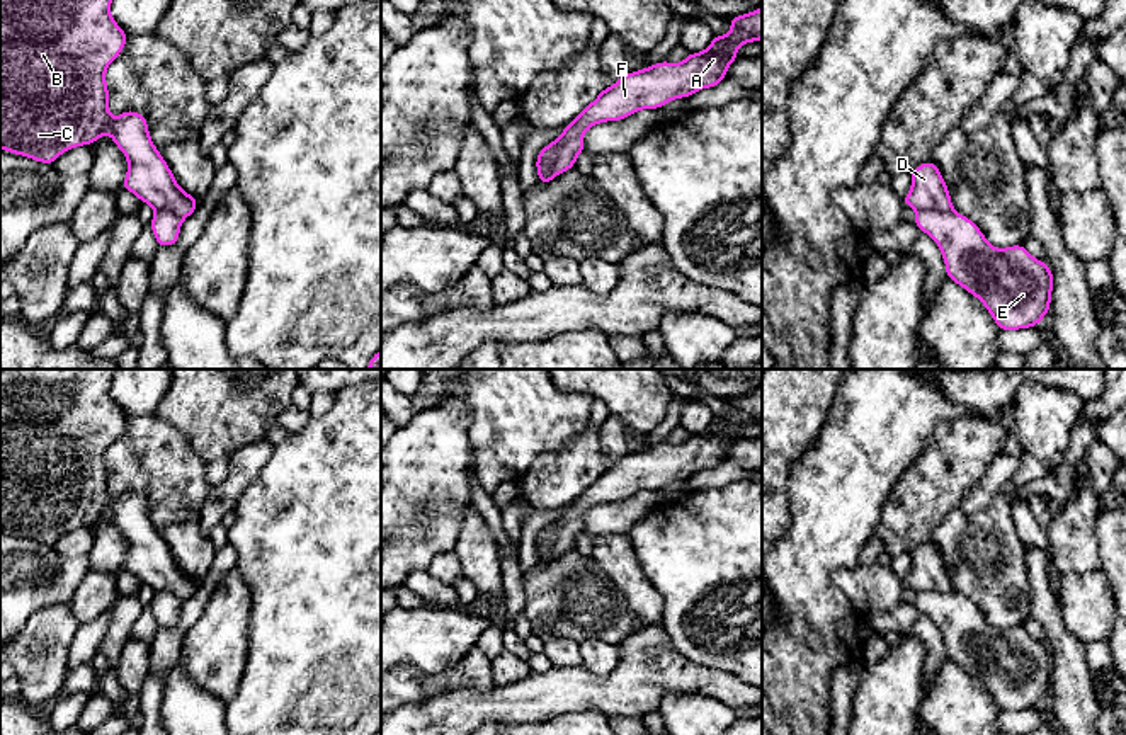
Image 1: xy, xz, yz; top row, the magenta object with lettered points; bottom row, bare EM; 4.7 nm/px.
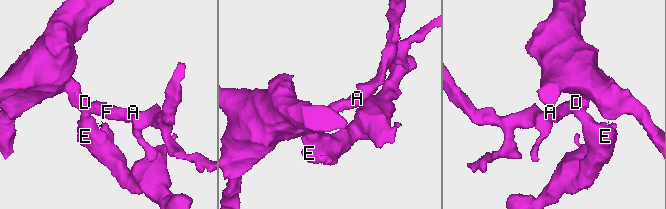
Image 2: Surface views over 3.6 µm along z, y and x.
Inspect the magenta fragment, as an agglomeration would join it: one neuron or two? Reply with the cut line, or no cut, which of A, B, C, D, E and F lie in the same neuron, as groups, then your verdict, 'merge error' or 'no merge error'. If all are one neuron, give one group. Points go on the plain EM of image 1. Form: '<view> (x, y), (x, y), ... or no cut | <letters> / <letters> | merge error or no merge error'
yz (951, 589), (921, 591), (917, 594) | A B C D F / E | merge error

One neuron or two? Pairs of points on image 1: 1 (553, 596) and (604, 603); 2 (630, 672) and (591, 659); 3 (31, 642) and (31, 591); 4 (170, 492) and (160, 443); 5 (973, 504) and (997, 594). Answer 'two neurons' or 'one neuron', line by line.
1: one neuron
2: two neurons
3: two neurons
4: one neuron
5: two neurons

